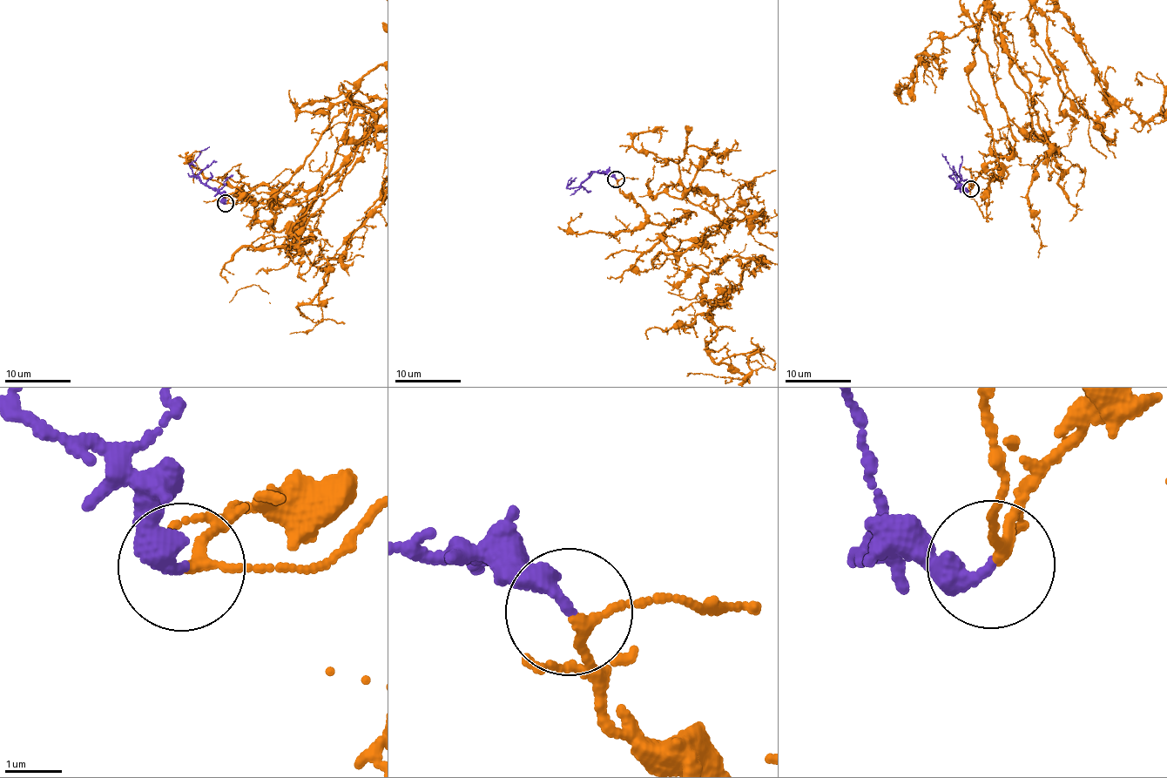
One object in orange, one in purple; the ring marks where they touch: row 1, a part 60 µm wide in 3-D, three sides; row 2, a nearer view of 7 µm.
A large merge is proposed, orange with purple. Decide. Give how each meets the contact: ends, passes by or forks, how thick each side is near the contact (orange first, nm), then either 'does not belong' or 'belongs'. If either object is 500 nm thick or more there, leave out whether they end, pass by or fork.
orange passes by | purple ends | 140/320 nm | belongs

